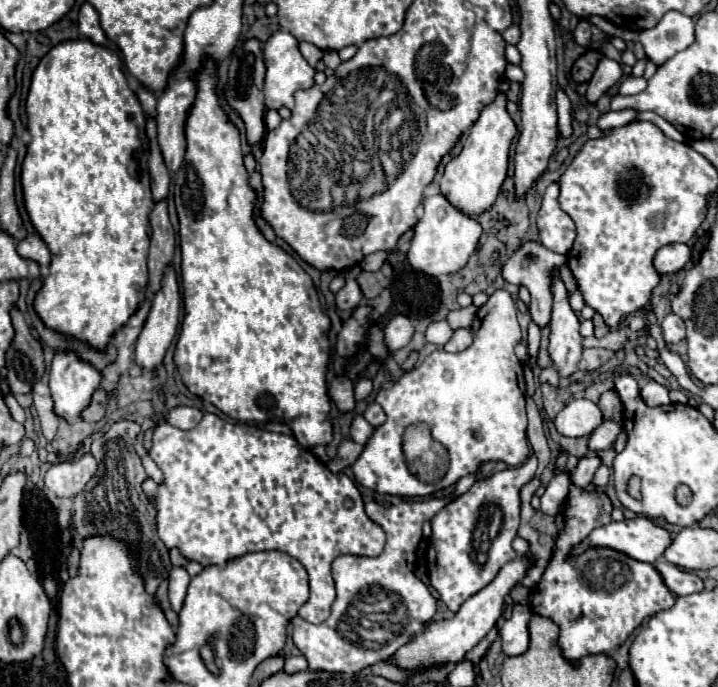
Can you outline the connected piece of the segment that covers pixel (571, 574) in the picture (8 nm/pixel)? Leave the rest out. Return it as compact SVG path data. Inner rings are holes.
M570 483L562 515L564 525L556 539L556 551L540 583L534 587L532 609L560 627L558 645L564 657L574 661L584 655L618 649L644 619L658 611L672 609L676 595L664 585L664 577L656 573L654 565L636 561L626 553L616 553L616 549L586 549L572 557L572 549L580 545L596 525L606 525L612 519L612 501L604 491L576 489L576 485ZM578 615L582 615L582 619L578 619Z

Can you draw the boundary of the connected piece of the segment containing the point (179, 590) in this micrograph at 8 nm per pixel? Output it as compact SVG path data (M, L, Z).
M174 567L170 571L170 603L172 603L172 609L174 611L180 611L182 605L184 605L184 597L186 597L186 591L188 591L188 585L190 585L190 575L184 567Z

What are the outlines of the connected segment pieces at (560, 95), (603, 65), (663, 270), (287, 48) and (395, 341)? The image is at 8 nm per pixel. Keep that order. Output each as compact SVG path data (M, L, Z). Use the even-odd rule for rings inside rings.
M560 87L556 93L556 105L558 105L558 133L560 137L568 139L572 137L572 103L570 97Z
M602 57L594 77L588 83L588 91L586 91L588 103L596 103L612 85L616 85L622 79L622 75L624 75L622 65L618 61Z
M672 243L672 245L664 245L658 249L658 253L654 257L654 267L660 275L678 273L680 269L686 267L686 263L690 259L692 259L692 251L688 245Z
M276 31L264 43L264 63L266 63L264 97L266 97L266 107L268 109L280 109L280 107L292 109L292 105L294 105L294 91L310 89L314 85L314 69L302 57L296 37L292 37L288 31Z
M408 315L392 317L390 323L384 327L384 335L386 335L386 345L388 345L390 353L404 347L404 345L408 345L408 341L414 335L412 319Z

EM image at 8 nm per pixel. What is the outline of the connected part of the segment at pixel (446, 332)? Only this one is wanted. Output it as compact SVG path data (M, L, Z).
M436 321L436 323L430 323L428 329L426 329L426 341L428 343L436 343L436 345L444 345L450 337L452 337L452 329L448 327L446 321Z

